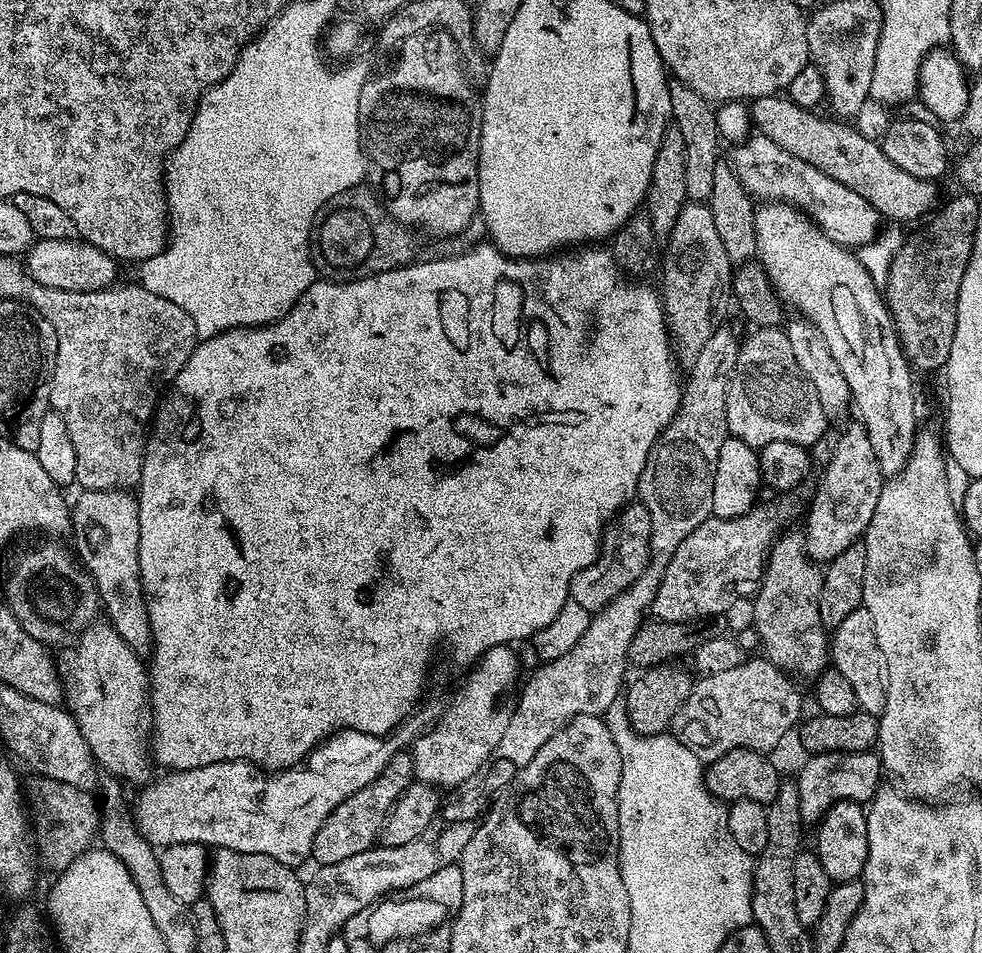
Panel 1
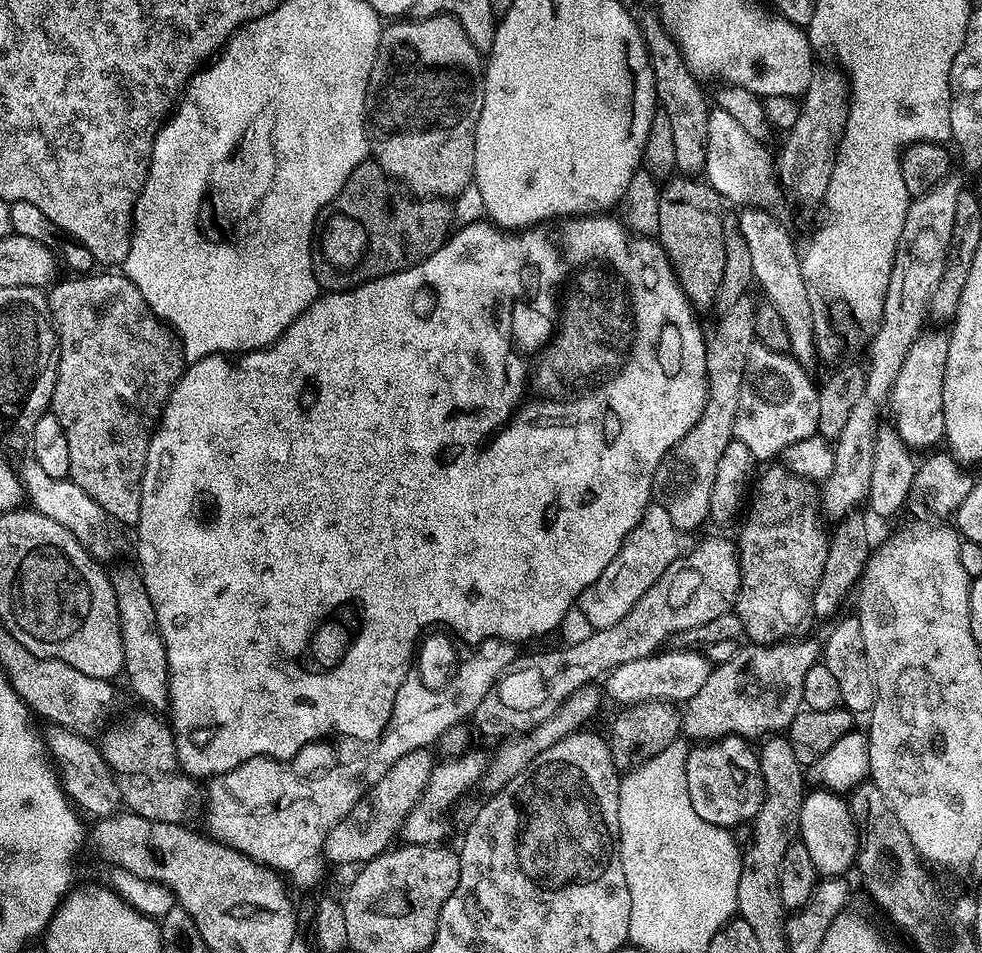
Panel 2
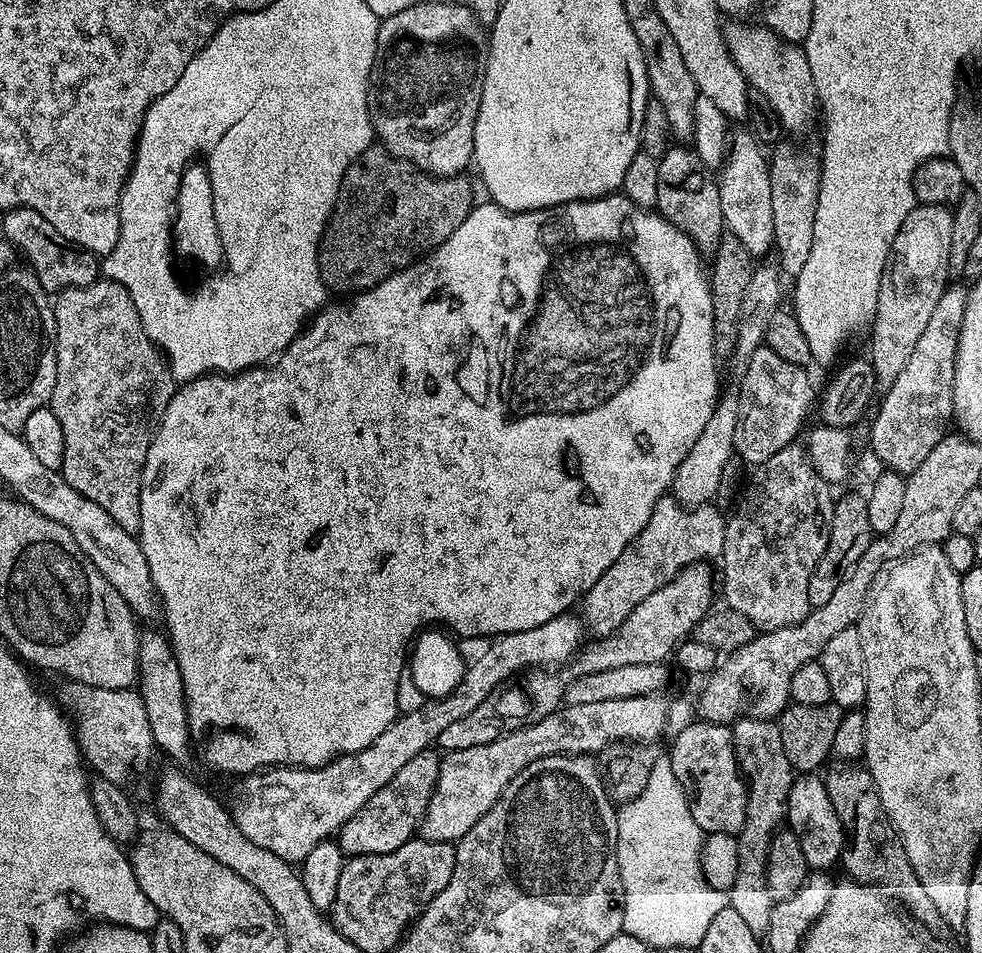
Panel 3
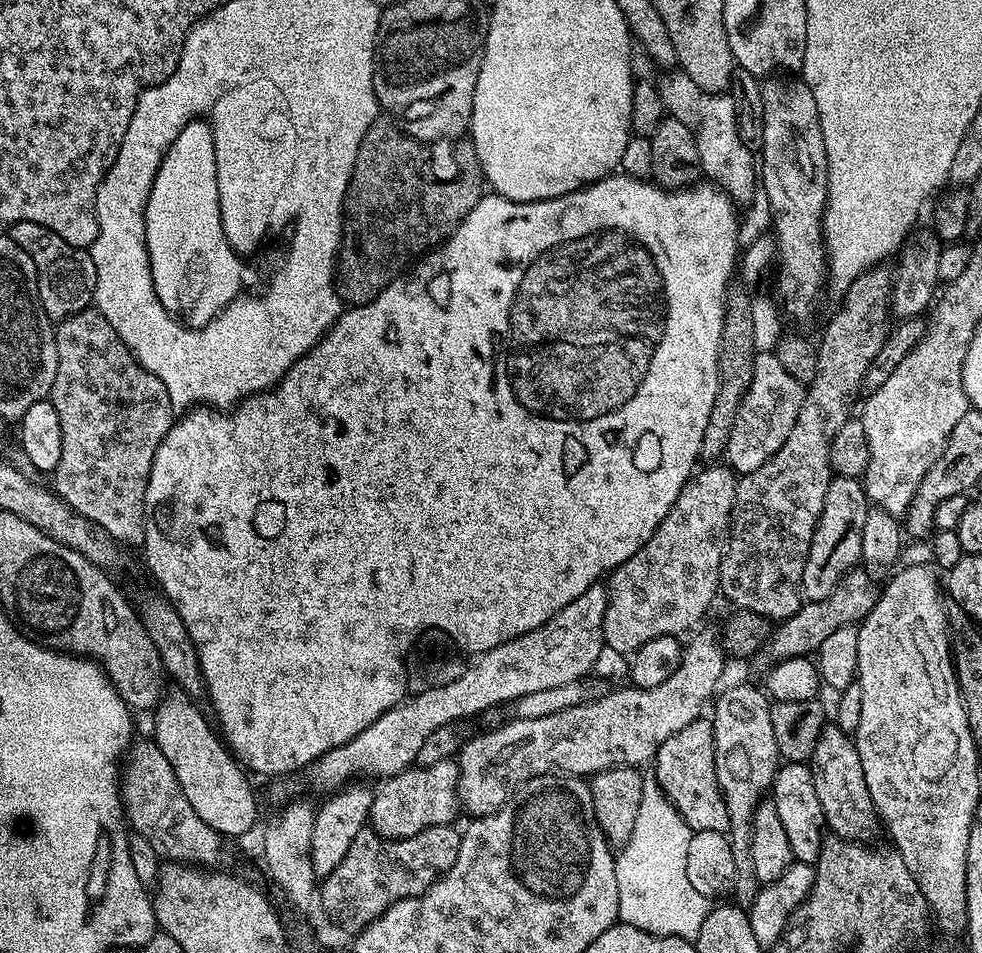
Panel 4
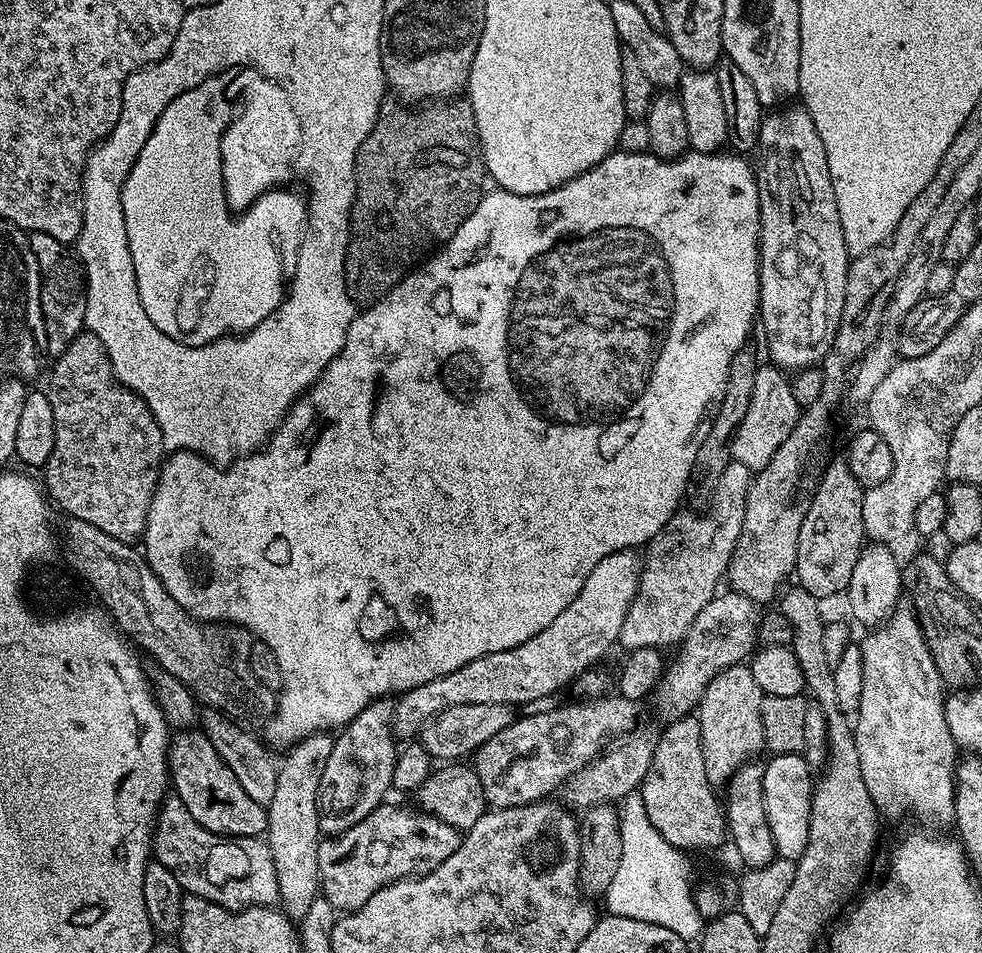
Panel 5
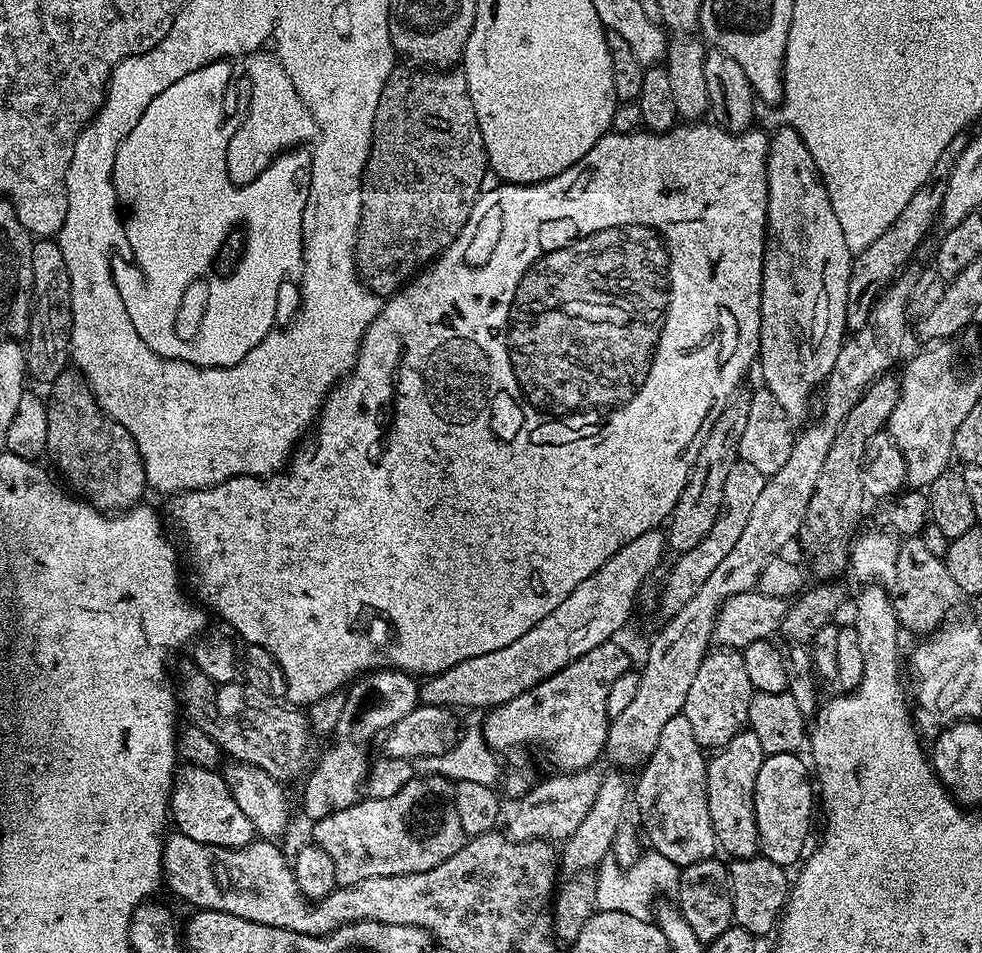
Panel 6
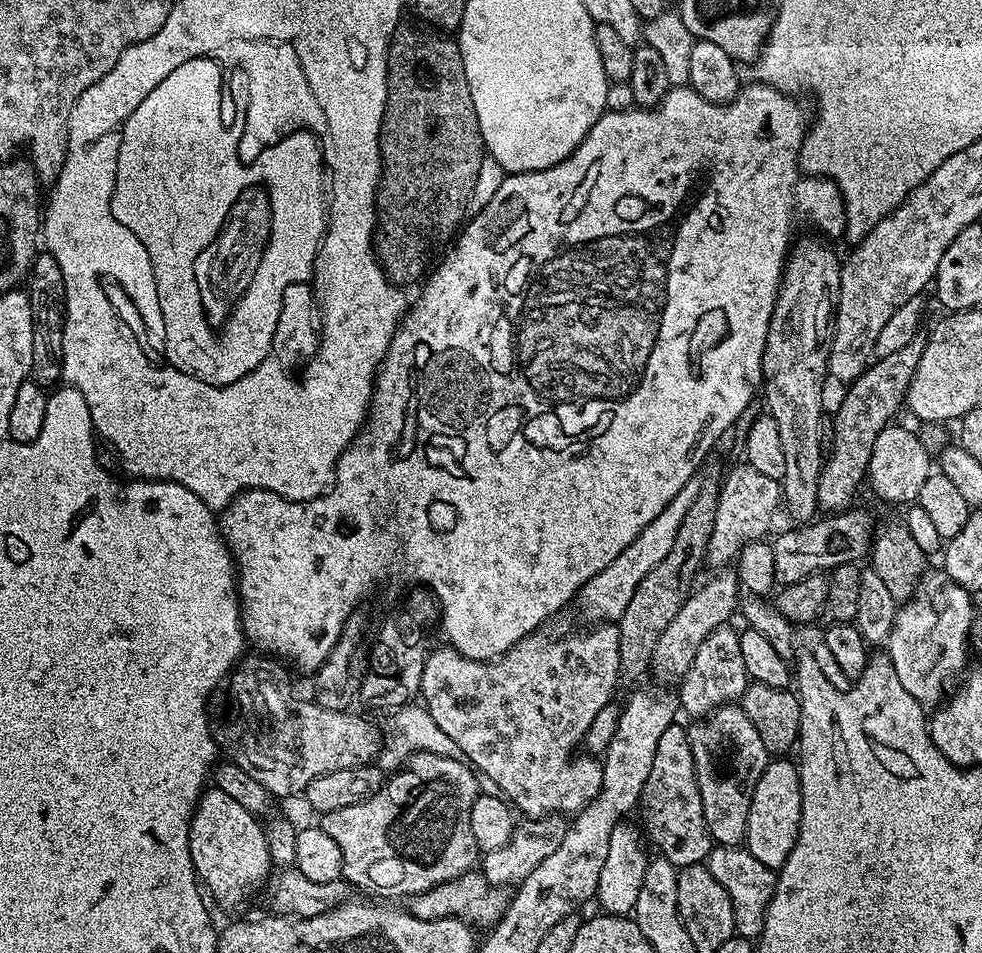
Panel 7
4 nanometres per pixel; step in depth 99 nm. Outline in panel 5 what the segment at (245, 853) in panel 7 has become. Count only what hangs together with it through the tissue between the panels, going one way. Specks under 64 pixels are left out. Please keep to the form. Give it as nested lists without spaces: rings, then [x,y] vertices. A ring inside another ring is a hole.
[[[180,730],[168,745],[168,774],[174,795],[186,802],[186,810],[194,814],[194,822],[220,836],[260,836],[268,831],[265,805],[254,802],[222,762],[218,750],[200,730]]]

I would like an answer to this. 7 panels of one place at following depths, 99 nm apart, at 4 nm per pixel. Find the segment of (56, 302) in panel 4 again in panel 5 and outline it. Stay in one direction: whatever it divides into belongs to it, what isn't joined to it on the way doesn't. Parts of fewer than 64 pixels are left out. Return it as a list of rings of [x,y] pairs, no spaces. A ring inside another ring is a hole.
[[[33,232],[29,235],[30,250],[38,258],[40,271],[40,305],[46,326],[46,342],[43,347],[49,357],[60,356],[74,338],[85,331],[86,294],[84,293],[84,270],[69,245],[50,238],[50,234]]]

